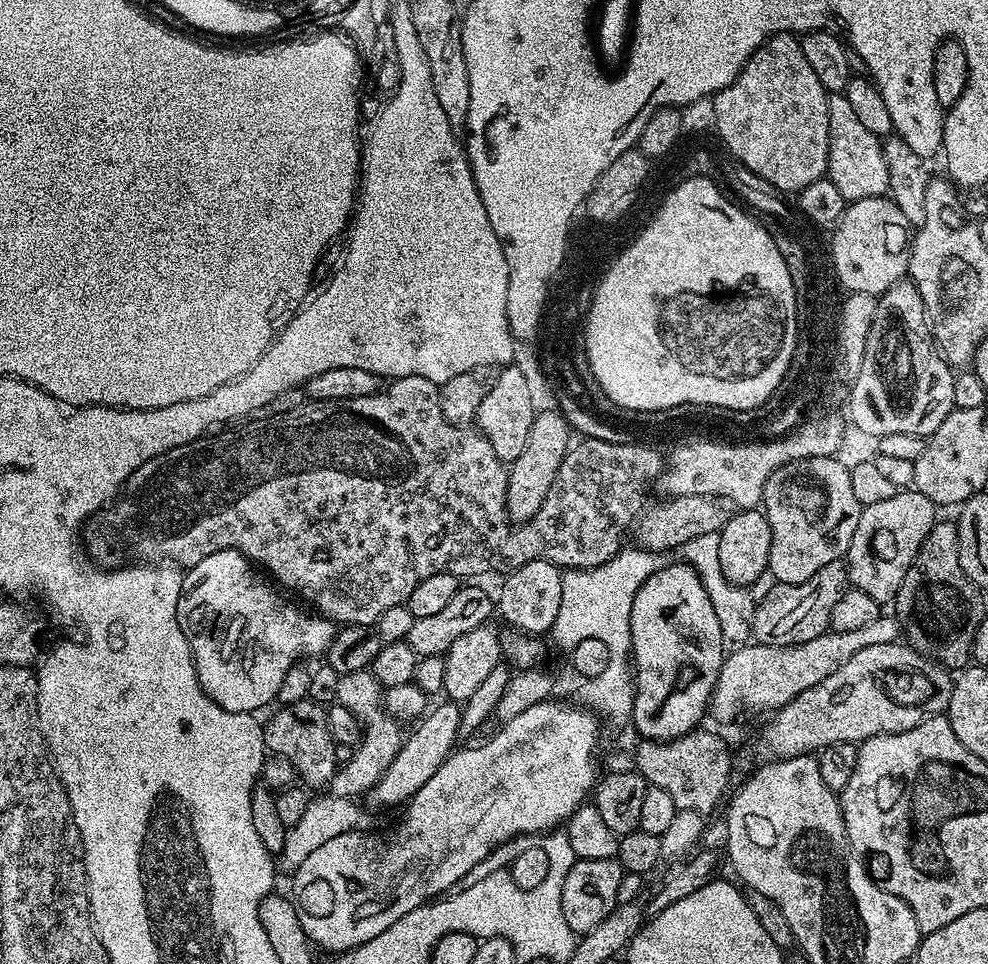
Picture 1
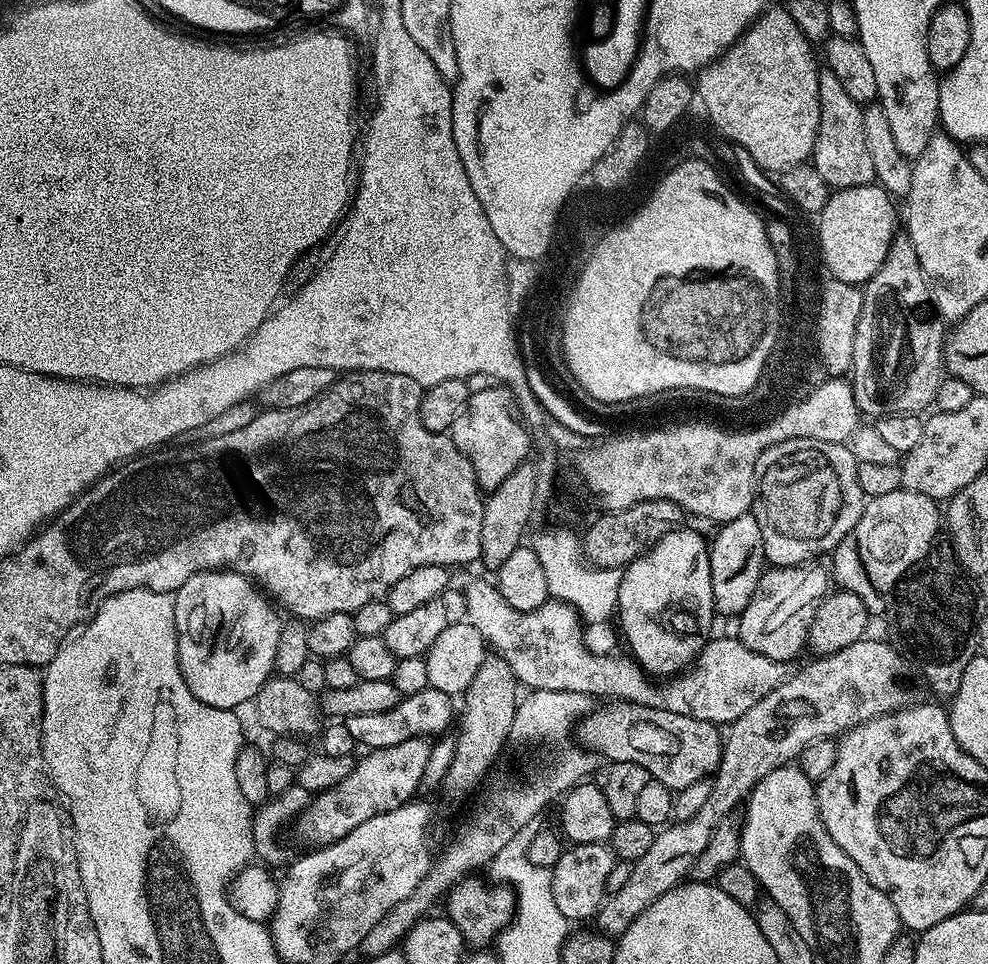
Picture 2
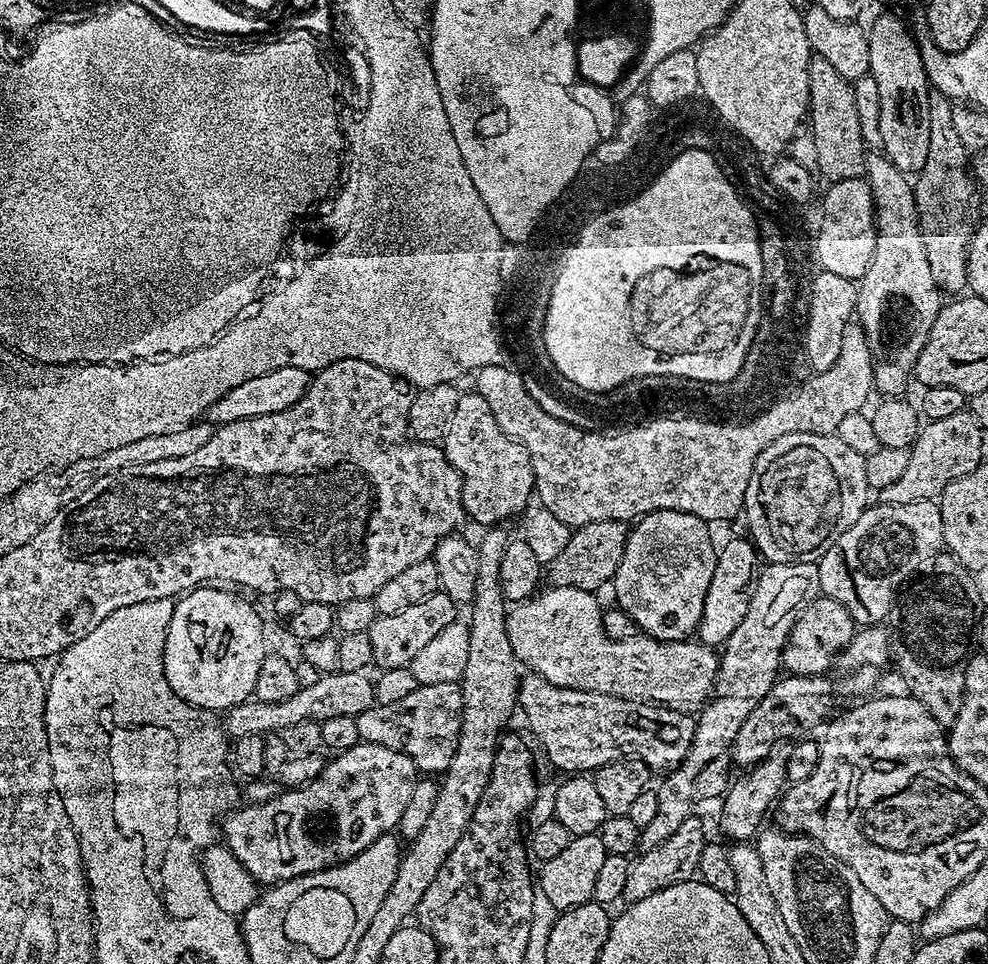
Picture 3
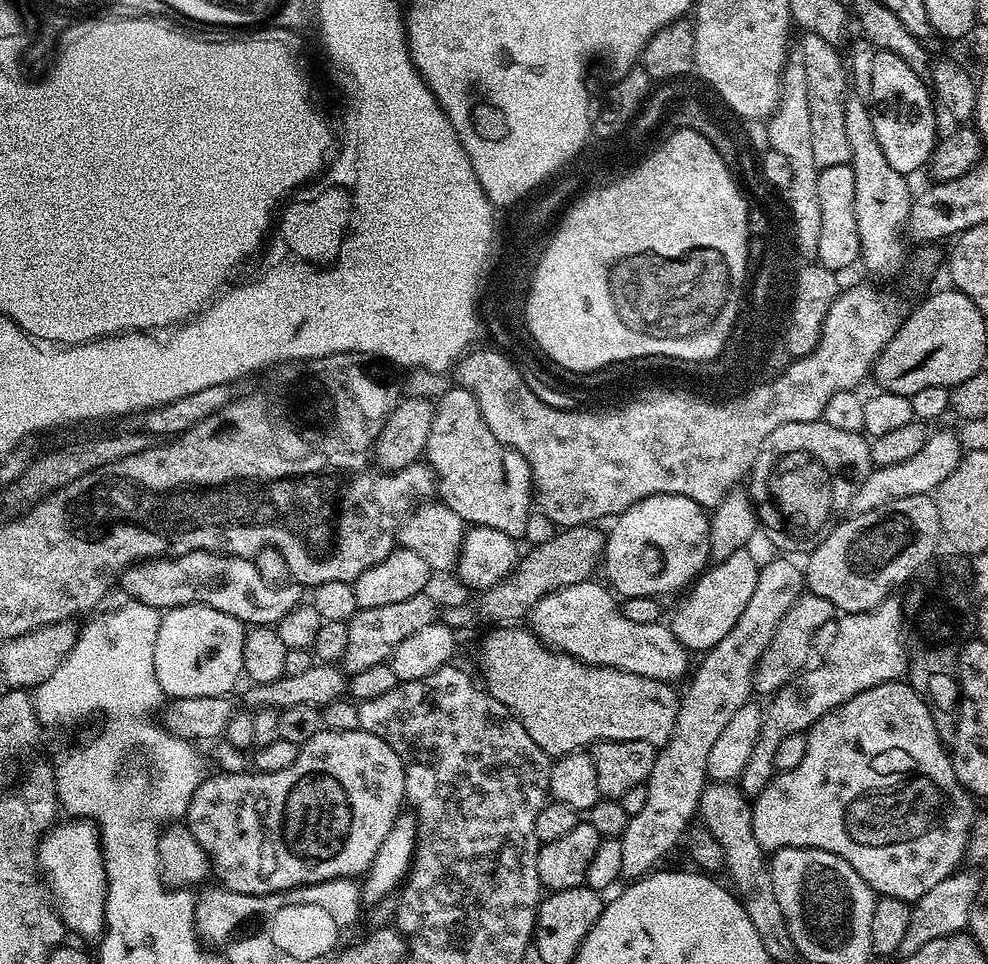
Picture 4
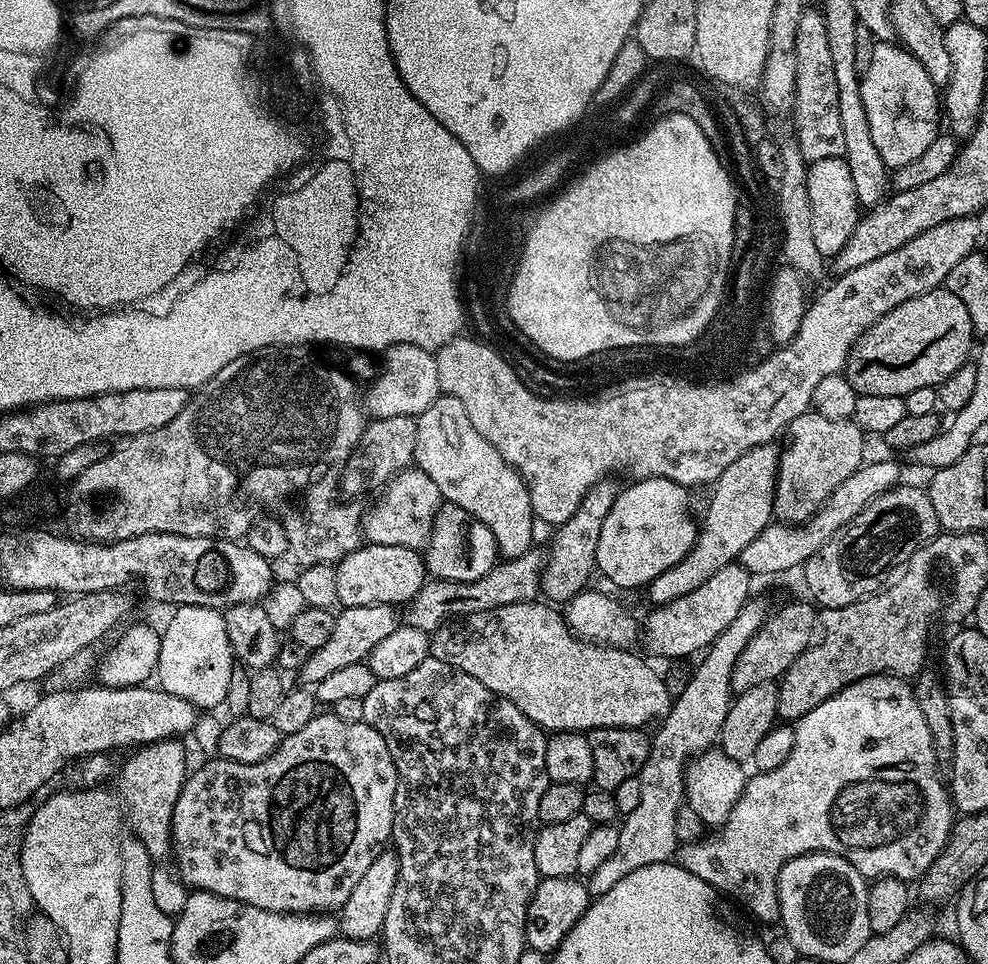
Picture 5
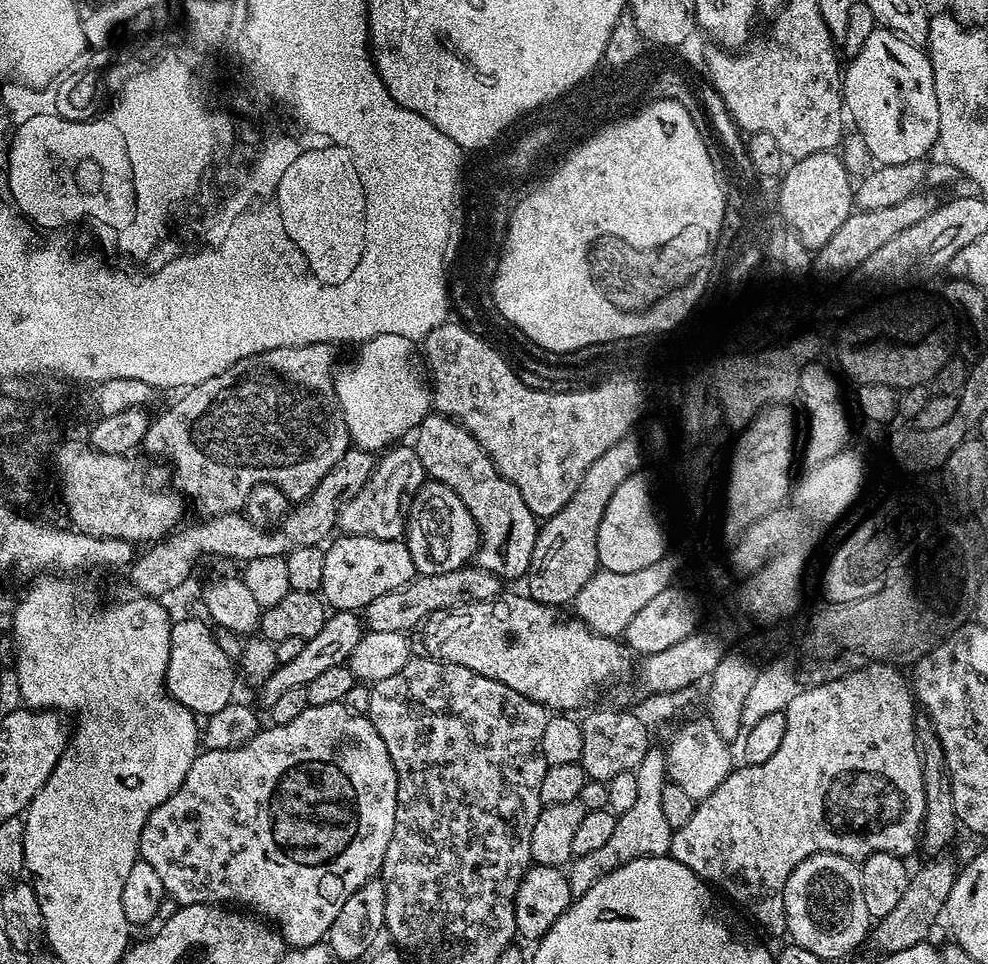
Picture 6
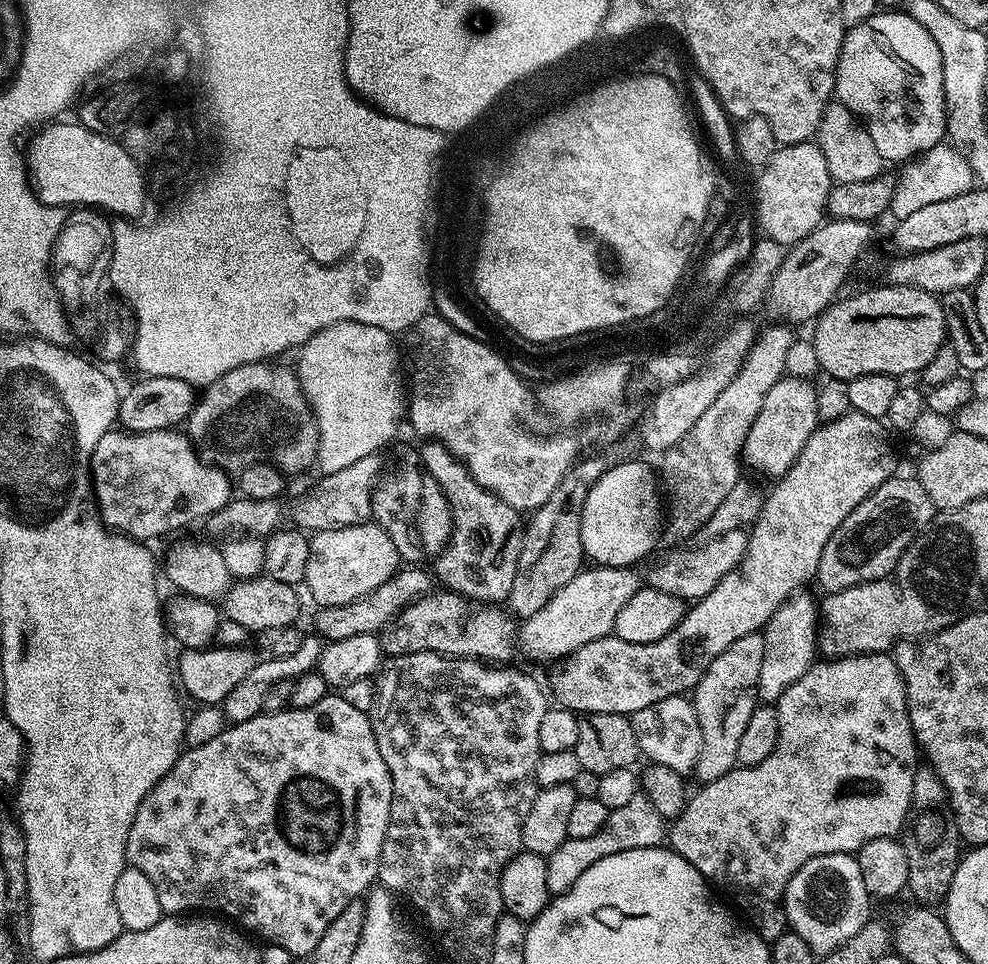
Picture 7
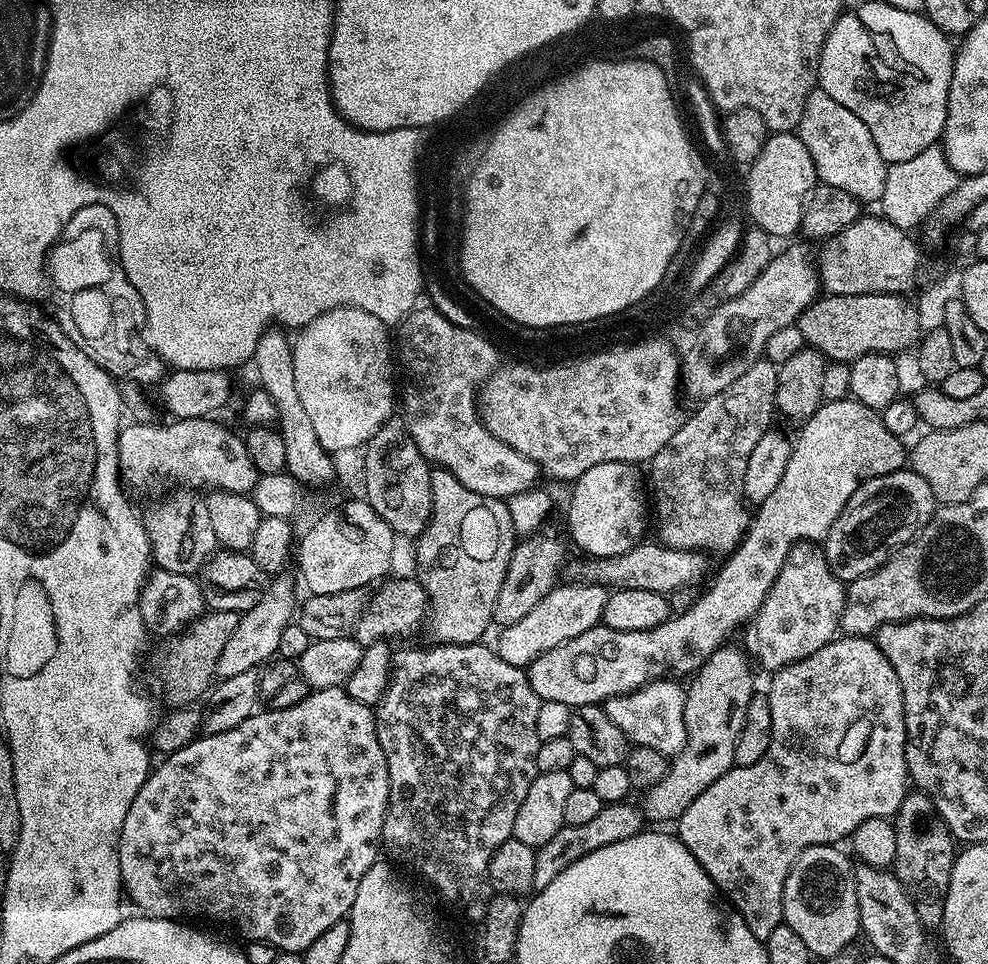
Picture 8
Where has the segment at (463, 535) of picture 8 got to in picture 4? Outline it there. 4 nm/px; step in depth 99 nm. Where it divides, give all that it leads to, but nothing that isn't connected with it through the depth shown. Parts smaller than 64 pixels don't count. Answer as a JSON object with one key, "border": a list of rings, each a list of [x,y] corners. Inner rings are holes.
{"border":[[[452,386],[447,389],[435,401],[434,422],[430,426],[430,438],[426,438],[424,456],[429,468],[432,469],[435,479],[438,481],[438,496],[458,518],[462,518],[465,525],[475,526],[488,524],[494,530],[502,530],[502,534],[513,538],[520,538],[520,535],[528,528],[528,515],[534,512],[534,489],[532,487],[532,471],[522,458],[518,450],[498,442],[486,426],[486,418],[482,418],[478,402],[470,390],[459,386]]]}

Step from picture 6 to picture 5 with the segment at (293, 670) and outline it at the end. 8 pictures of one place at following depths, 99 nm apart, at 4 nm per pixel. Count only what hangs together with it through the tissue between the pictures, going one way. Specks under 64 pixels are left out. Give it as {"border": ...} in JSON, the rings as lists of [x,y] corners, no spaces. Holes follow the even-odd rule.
{"border":[[[375,604],[374,606],[354,606],[344,608],[336,616],[334,622],[334,634],[330,634],[330,639],[326,646],[318,646],[311,649],[304,665],[300,667],[298,673],[299,683],[304,686],[315,686],[322,682],[322,678],[327,678],[333,670],[351,666],[354,662],[365,662],[368,656],[385,638],[390,638],[396,629],[401,627],[402,616],[391,604]]]}

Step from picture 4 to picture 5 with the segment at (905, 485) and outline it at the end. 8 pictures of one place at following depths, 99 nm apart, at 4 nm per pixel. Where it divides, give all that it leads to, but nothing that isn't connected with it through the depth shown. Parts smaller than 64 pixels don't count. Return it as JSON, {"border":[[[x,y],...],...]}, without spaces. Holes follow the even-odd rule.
{"border":[[[876,460],[873,464],[865,462],[846,482],[842,482],[842,486],[838,486],[838,490],[834,490],[834,494],[830,494],[824,507],[814,513],[805,524],[767,524],[762,534],[758,534],[758,538],[754,538],[754,542],[750,542],[746,550],[742,550],[738,563],[756,578],[776,576],[779,572],[790,571],[791,568],[799,569],[818,550],[822,550],[822,546],[826,546],[830,538],[838,535],[851,520],[858,518],[858,514],[862,514],[871,500],[876,500],[900,483],[900,468],[894,461]]]}

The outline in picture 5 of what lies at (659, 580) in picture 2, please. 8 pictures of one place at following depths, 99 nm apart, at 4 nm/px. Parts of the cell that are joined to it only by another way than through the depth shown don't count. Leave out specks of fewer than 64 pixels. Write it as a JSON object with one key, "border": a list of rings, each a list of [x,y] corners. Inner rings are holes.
{"border":[[[647,476],[644,480],[629,483],[629,488],[621,487],[616,494],[614,506],[606,514],[606,522],[602,522],[602,534],[598,534],[598,554],[596,567],[599,575],[604,575],[612,584],[620,588],[643,589],[654,578],[671,568],[677,568],[682,558],[694,546],[698,531],[698,520],[692,517],[692,508],[688,505],[689,489],[678,482],[670,482],[670,478]]]}

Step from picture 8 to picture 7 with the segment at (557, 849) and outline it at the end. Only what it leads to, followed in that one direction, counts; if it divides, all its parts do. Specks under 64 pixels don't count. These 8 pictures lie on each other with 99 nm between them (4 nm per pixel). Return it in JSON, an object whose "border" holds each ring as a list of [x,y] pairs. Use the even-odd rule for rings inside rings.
{"border":[[[637,794],[627,806],[618,806],[609,811],[606,824],[598,834],[593,834],[591,838],[568,838],[554,850],[554,854],[547,856],[548,865],[546,874],[548,875],[548,891],[553,897],[561,896],[563,892],[569,892],[582,878],[594,862],[599,862],[602,858],[610,858],[610,854],[622,854],[622,850],[638,850],[639,848],[658,848],[666,840],[666,821],[658,814],[654,802],[642,794]]]}

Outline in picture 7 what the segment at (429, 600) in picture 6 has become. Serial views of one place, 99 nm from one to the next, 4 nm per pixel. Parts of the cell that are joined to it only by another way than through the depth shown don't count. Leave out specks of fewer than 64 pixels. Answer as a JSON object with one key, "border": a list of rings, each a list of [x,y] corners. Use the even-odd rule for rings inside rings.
{"border":[[[424,566],[401,567],[378,590],[358,598],[354,602],[346,602],[342,606],[330,606],[320,608],[316,616],[315,631],[327,641],[341,640],[342,638],[354,638],[354,634],[380,634],[387,629],[388,625],[399,616],[406,606],[410,606],[418,598],[422,598],[427,592],[433,591],[434,576],[431,571],[427,572]]]}

